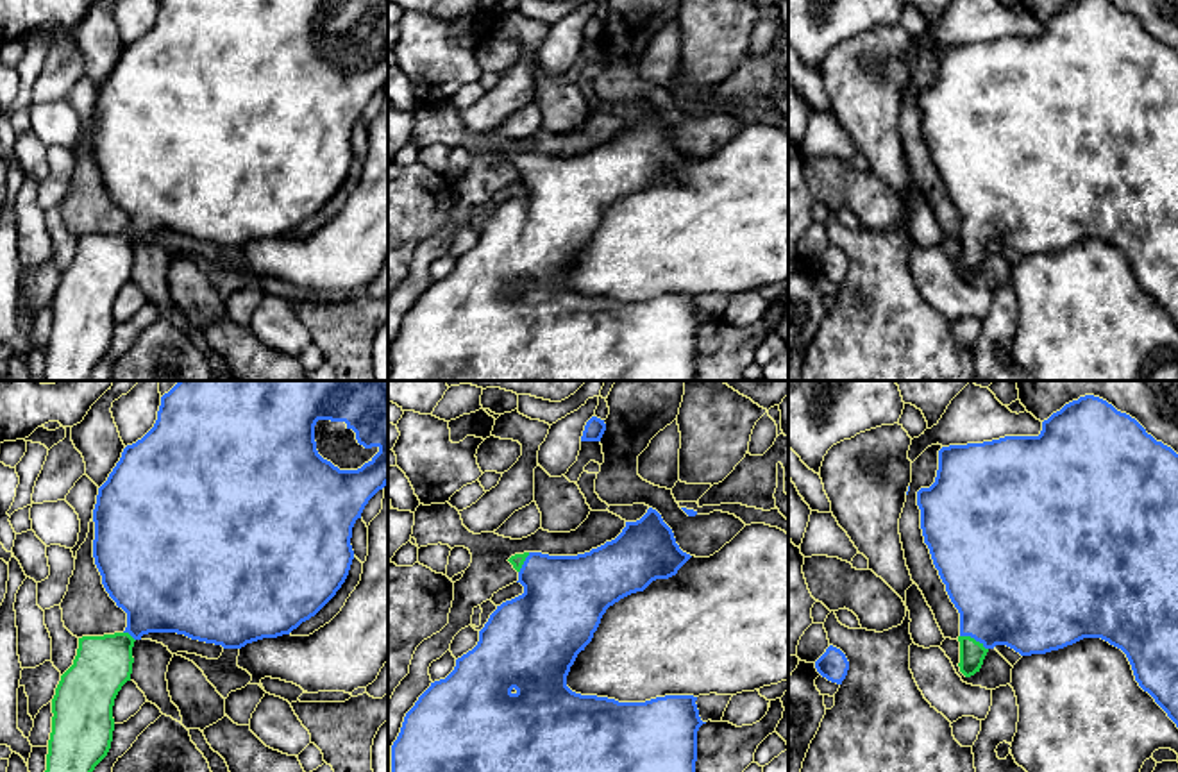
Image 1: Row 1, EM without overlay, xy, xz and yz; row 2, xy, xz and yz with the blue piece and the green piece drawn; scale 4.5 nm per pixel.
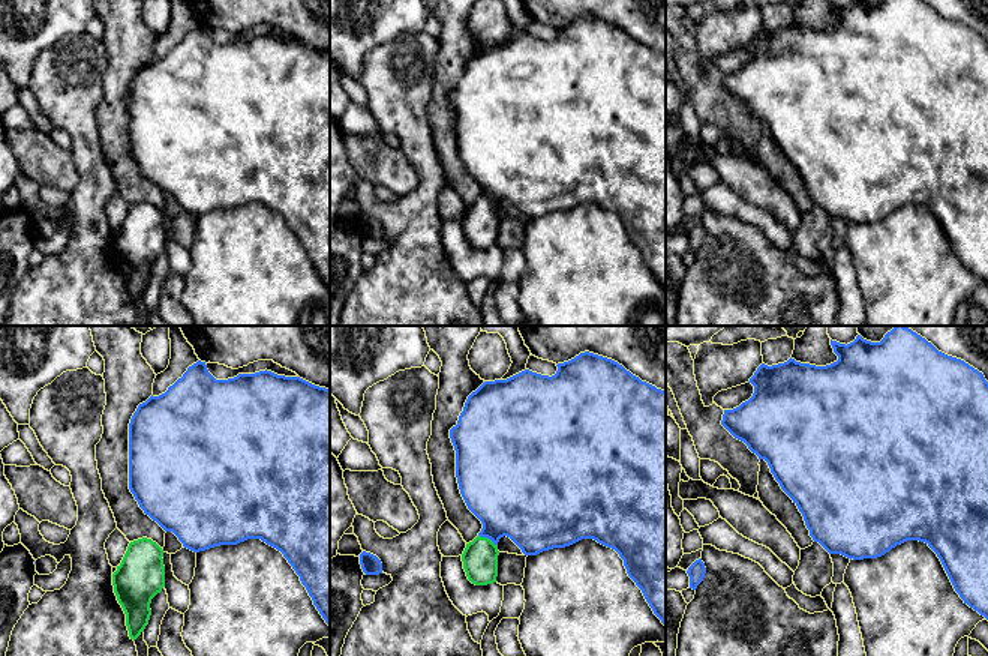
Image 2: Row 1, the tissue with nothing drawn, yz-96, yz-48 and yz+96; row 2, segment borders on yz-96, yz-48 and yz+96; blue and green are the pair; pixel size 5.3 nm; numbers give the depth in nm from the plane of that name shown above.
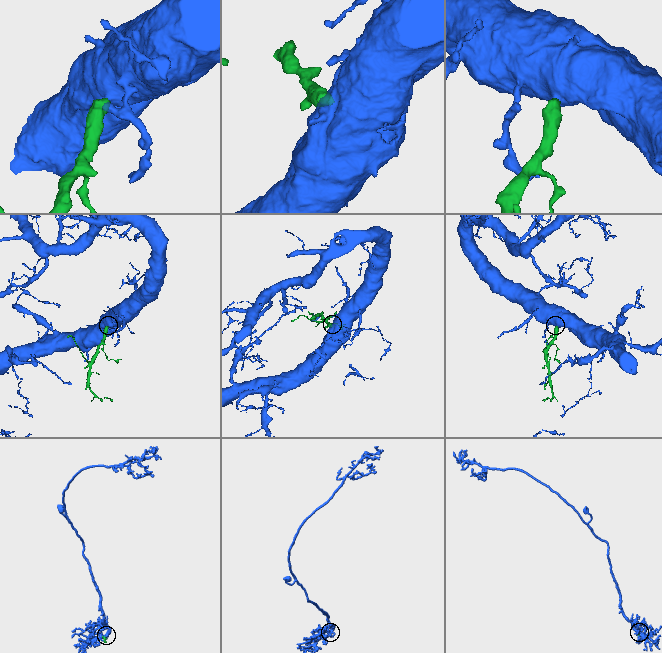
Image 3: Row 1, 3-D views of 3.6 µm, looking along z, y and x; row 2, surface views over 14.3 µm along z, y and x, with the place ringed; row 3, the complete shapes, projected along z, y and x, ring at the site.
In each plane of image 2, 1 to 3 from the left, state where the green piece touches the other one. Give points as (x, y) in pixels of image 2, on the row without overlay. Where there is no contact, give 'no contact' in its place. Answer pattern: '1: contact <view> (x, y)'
1: no contact
2: contact yz-48 (488, 201)
3: no contact

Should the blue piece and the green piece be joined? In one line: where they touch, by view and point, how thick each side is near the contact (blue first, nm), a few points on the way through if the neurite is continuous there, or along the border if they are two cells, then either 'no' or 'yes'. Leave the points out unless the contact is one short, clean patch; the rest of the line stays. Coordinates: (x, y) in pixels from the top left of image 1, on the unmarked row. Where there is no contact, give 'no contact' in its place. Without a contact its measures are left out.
contact yz (975, 238); calibres 460 and 120 nm; way yz (1007, 193), (994, 206), (975, 238), (973, 252); yes

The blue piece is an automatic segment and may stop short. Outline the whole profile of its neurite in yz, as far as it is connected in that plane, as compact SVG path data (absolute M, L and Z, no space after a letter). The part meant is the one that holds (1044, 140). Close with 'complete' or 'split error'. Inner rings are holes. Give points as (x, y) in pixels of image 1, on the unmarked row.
M1073 0L1042 21L1039 36L1005 36L983 43L949 45L938 50L938 70L930 88L917 91L924 143L946 191L960 213L960 272L980 272L996 245L1006 245L1021 256L1046 254L1083 238L1101 238L1121 248L1139 286L1167 313L1178 327L1178 54L1157 41L1130 14L1106 0Z; split error

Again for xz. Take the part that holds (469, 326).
M649 107L636 122L626 122L622 132L604 145L577 155L549 155L542 152L515 154L508 161L518 172L524 193L502 202L490 214L479 231L477 245L456 259L454 270L418 297L415 306L406 313L400 332L391 345L391 373L388 381L694 381L697 361L697 331L703 323L694 295L665 295L645 302L618 302L608 297L581 295L567 286L567 275L577 254L592 241L602 214L620 198L644 191L656 179L669 179L692 155L683 152L676 143L672 129L663 122L661 114Z; split error

